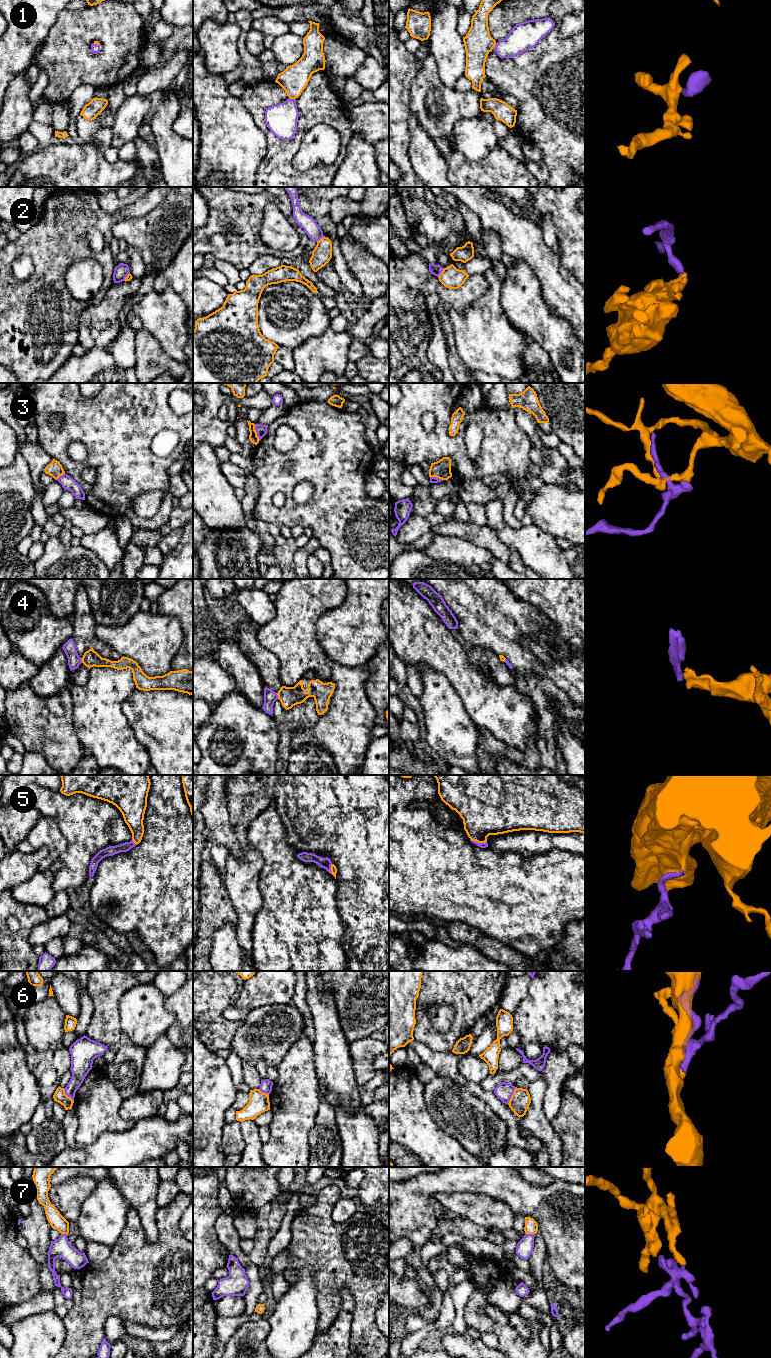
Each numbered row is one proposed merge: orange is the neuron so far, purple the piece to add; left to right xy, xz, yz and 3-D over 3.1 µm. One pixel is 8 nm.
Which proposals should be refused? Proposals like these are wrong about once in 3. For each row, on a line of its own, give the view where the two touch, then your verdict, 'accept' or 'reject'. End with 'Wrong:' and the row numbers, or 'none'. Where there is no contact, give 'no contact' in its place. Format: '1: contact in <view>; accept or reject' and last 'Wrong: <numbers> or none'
1: contact in xz; accept
2: contact in yz; reject
3: contact in xz; accept
4: contact in xz; reject
5: contact in yz; accept
6: contact in yz; reject
7: contact in yz; accept
Wrong: 2, 4, 6

